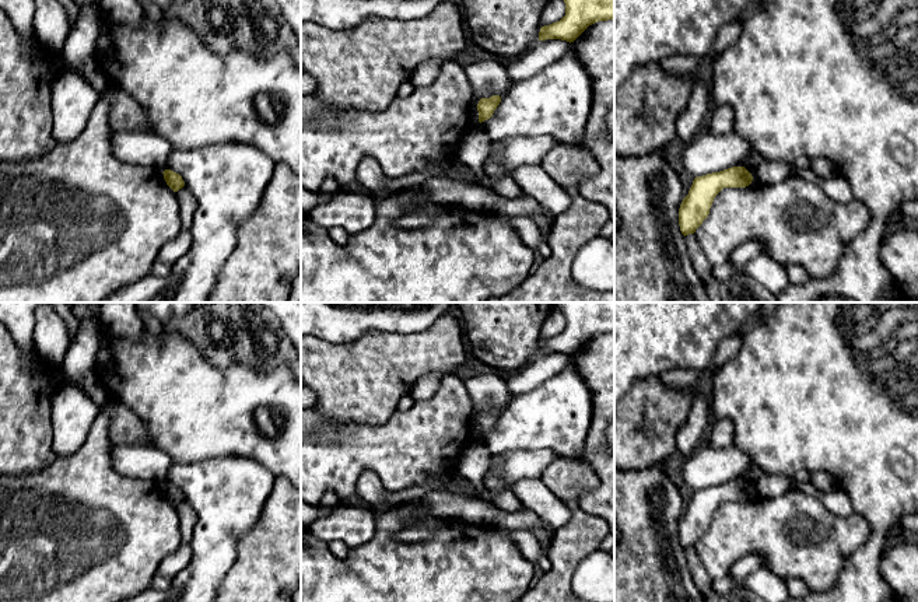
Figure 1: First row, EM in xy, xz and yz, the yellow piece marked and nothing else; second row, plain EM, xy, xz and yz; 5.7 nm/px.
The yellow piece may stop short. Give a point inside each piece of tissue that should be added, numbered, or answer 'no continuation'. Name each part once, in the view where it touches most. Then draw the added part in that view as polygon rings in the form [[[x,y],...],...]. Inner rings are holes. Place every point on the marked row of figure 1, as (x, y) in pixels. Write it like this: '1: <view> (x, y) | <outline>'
no continuation

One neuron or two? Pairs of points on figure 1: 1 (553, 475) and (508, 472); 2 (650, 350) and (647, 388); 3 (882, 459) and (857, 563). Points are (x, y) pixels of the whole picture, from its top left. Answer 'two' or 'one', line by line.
1: two
2: two
3: one

